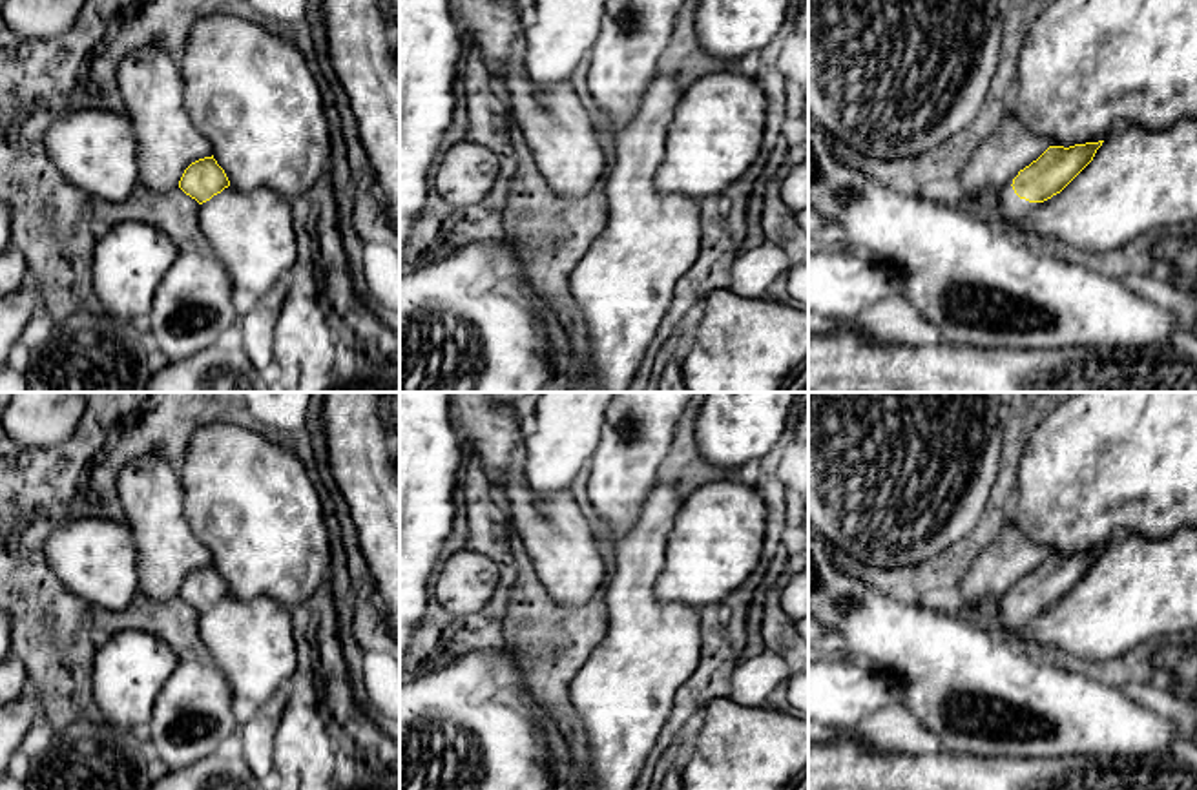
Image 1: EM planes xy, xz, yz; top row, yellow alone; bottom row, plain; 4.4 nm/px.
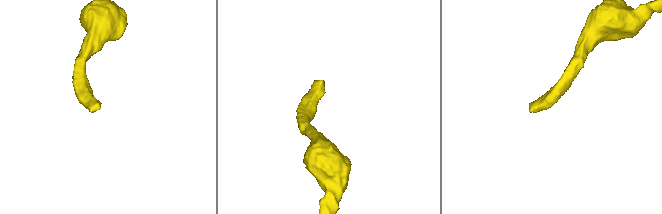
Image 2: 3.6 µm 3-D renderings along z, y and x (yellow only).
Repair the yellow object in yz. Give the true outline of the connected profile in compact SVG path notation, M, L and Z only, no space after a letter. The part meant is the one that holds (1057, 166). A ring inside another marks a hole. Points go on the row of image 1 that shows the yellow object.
M1197 119L1162 131L1122 124L1098 142L1049 146L996 193L963 193L960 208L991 210L1022 232L1106 254L1150 232L1197 226Z

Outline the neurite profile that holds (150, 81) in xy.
M146 46L124 57L117 73L139 144L137 182L155 193L172 192L192 162L213 155L210 140L186 113L179 62Z

